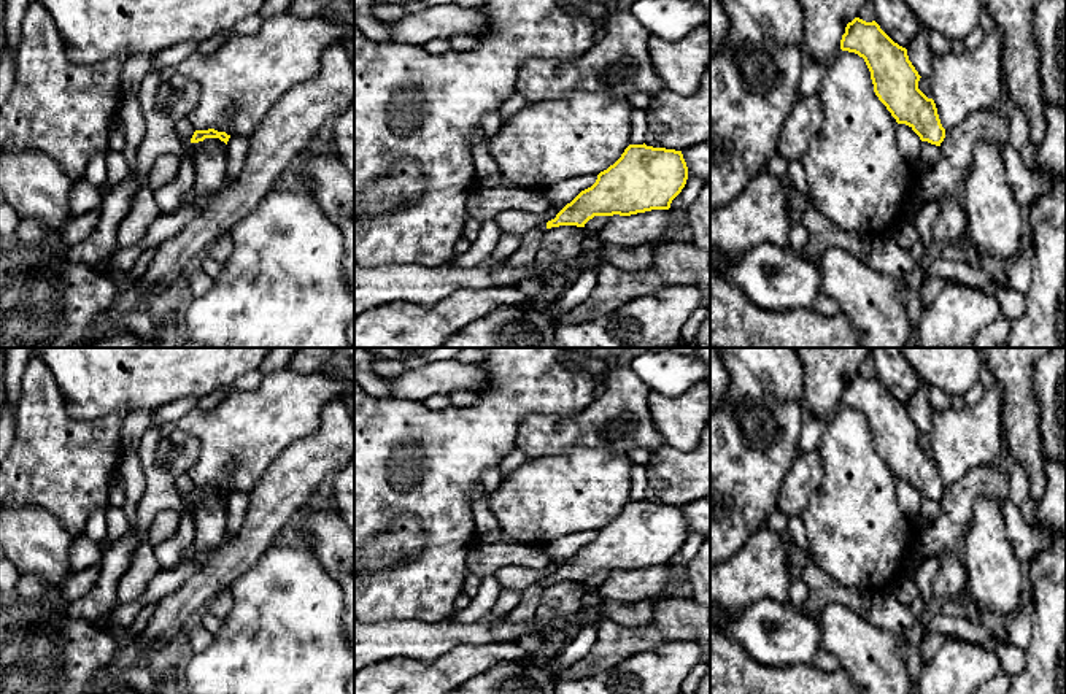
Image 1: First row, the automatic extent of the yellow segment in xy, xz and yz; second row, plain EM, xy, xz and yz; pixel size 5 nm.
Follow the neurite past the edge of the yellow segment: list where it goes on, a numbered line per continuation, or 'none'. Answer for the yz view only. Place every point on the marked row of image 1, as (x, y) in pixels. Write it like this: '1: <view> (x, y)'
none

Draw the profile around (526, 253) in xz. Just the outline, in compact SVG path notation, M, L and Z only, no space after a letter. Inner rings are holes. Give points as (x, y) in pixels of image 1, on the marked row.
M542 224L523 233L518 249L505 260L505 264L513 267L521 267L534 262L545 232L547 232L547 224Z

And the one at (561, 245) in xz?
M577 226L547 229L535 260L543 267L566 267L583 253L581 241L585 237L583 227Z

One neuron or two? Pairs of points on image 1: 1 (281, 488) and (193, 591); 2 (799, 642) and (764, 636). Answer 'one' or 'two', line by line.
1: one
2: one

